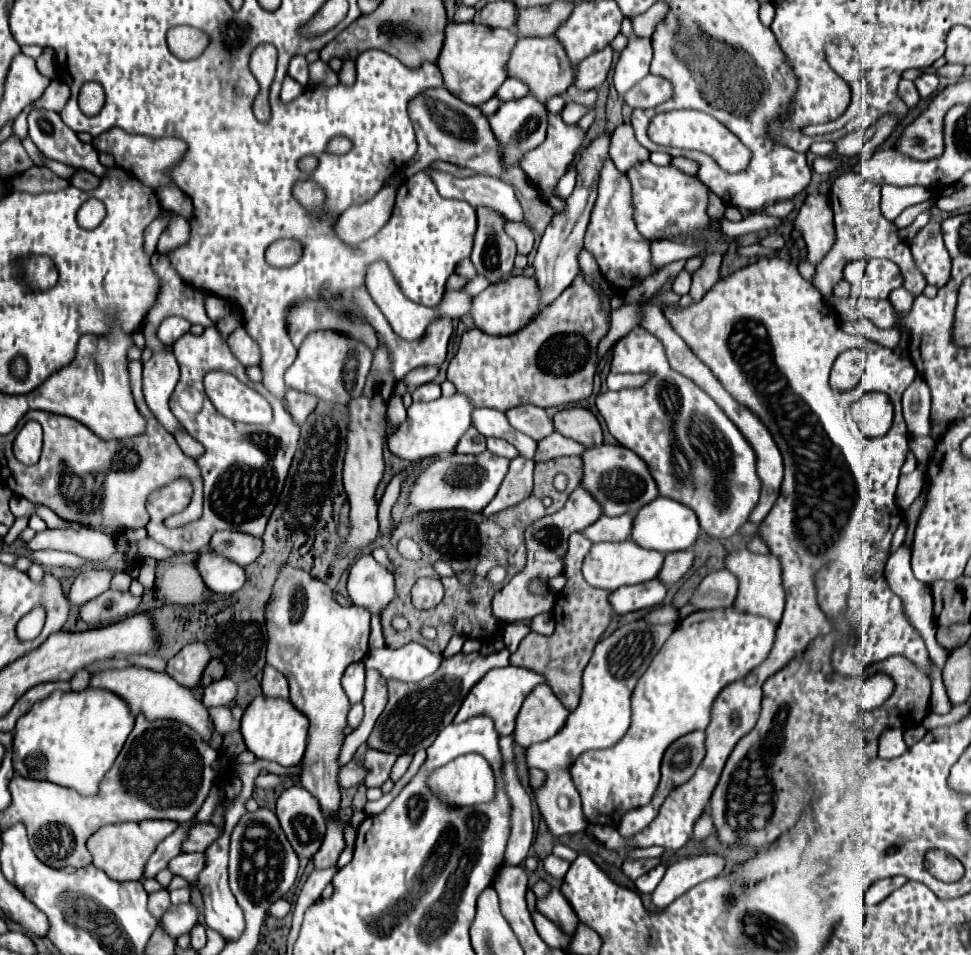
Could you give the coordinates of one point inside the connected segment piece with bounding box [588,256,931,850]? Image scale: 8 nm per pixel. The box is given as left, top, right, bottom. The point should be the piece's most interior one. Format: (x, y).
(768, 335)

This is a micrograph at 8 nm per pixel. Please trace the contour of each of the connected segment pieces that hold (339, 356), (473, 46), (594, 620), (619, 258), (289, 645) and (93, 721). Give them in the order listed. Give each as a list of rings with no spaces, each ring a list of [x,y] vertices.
[[[318,330],[318,332],[312,332],[300,346],[298,358],[284,374],[284,382],[286,382],[286,388],[308,392],[322,402],[348,406],[348,400],[360,396],[360,392],[364,390],[370,364],[372,364],[372,352],[362,342],[350,340],[336,332]]]
[[[450,22],[446,26],[446,40],[444,48],[438,58],[438,68],[444,76],[444,84],[448,92],[458,96],[462,102],[468,102],[472,106],[480,106],[488,102],[500,84],[508,78],[506,62],[512,54],[512,48],[516,46],[516,32],[502,30],[502,28],[486,28],[484,24],[476,22],[464,22],[456,24]]]
[[[582,532],[570,536],[568,556],[564,558],[566,560],[564,574],[568,576],[568,584],[556,596],[556,608],[552,610],[556,630],[552,636],[528,634],[522,640],[520,648],[510,656],[510,664],[524,666],[524,668],[530,668],[534,672],[544,674],[548,680],[548,686],[554,690],[554,694],[560,698],[560,702],[568,710],[576,710],[576,706],[578,706],[580,694],[582,694],[582,672],[584,672],[584,668],[586,668],[586,664],[594,652],[596,642],[600,640],[600,636],[606,632],[610,620],[614,618],[612,604],[608,600],[608,596],[612,592],[592,588],[580,572],[584,556],[590,552],[590,548],[592,548],[592,540],[582,536]]]
[[[604,160],[598,182],[598,200],[594,204],[590,224],[584,236],[584,246],[590,250],[600,266],[600,272],[606,282],[614,288],[614,296],[626,296],[634,286],[640,286],[648,276],[656,274],[660,266],[652,264],[650,242],[640,236],[632,220],[632,202],[630,202],[630,182],[626,174],[618,172],[612,160]]]
[[[286,566],[280,578],[280,594],[272,594],[268,608],[266,608],[266,628],[268,628],[268,654],[266,664],[280,670],[288,684],[290,684],[290,702],[308,716],[310,720],[310,732],[308,732],[308,744],[304,754],[304,770],[302,770],[302,786],[318,800],[320,810],[324,812],[324,818],[336,818],[338,816],[338,804],[340,804],[340,786],[338,786],[338,752],[344,740],[344,734],[340,732],[346,726],[346,714],[350,708],[350,700],[346,692],[342,690],[342,674],[348,668],[348,664],[358,662],[368,652],[368,634],[370,634],[370,612],[358,606],[340,606],[332,598],[332,590],[306,574],[304,570],[296,570]]]
[[[88,688],[82,692],[52,692],[16,722],[14,770],[24,778],[48,780],[58,786],[74,788],[80,794],[94,794],[132,728],[132,710],[128,710],[128,704],[120,696],[108,690]]]

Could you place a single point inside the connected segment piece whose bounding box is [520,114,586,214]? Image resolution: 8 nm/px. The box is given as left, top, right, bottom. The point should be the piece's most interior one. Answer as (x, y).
(545, 165)

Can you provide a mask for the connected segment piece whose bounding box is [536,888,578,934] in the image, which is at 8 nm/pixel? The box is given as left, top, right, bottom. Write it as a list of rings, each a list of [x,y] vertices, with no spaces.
[[[552,888],[548,892],[548,896],[540,898],[536,902],[536,908],[546,918],[556,922],[566,934],[574,934],[574,930],[578,926],[578,916],[576,916],[574,908],[570,906],[570,902],[564,898],[564,894],[558,888]]]

